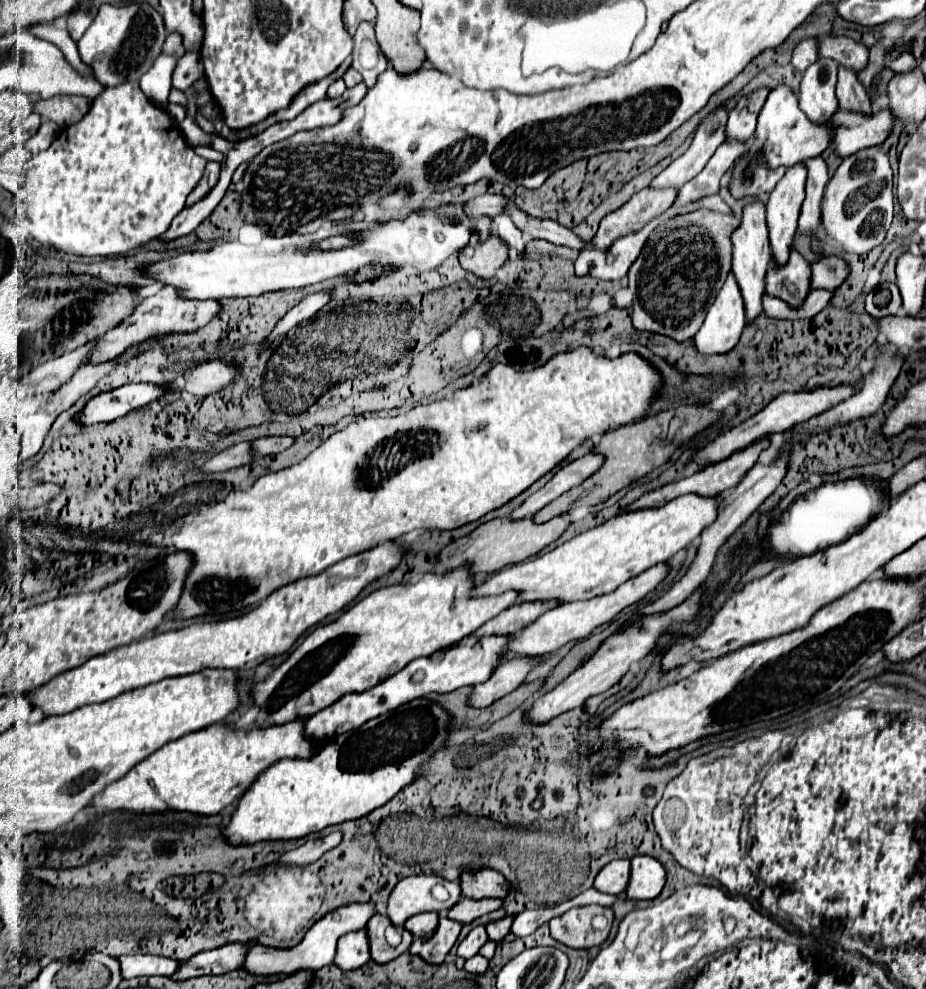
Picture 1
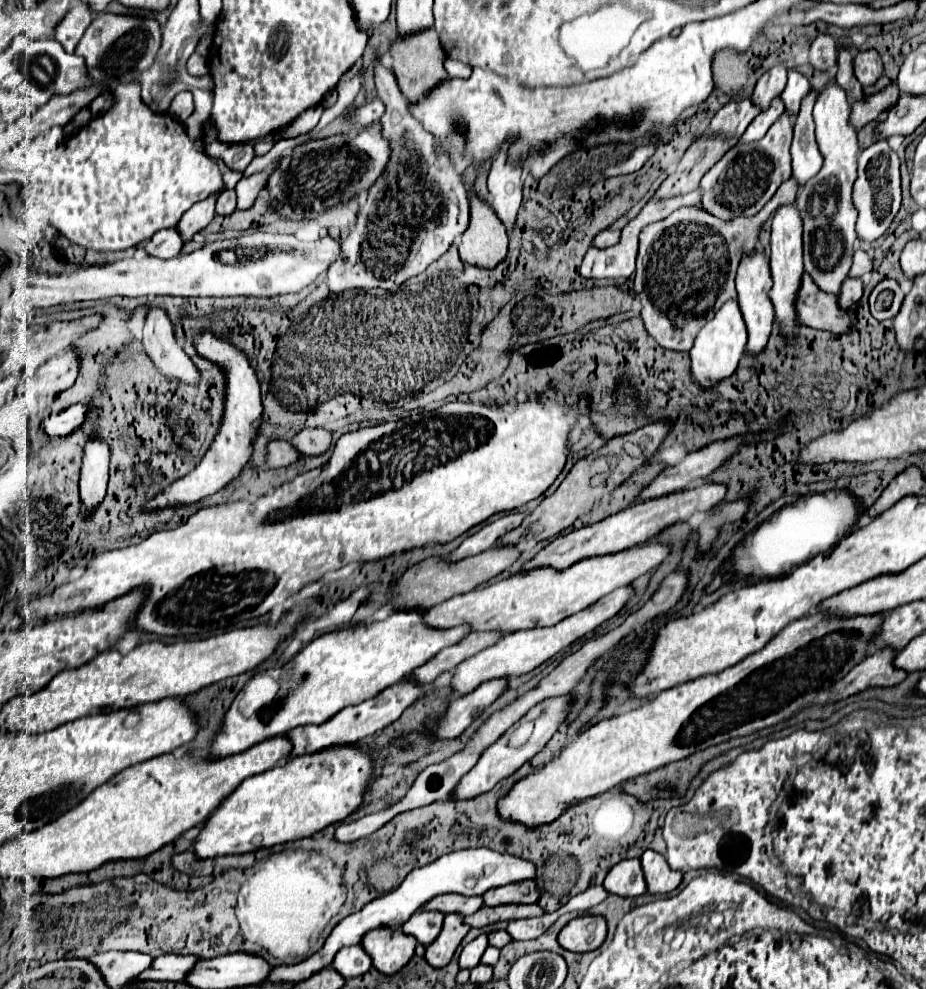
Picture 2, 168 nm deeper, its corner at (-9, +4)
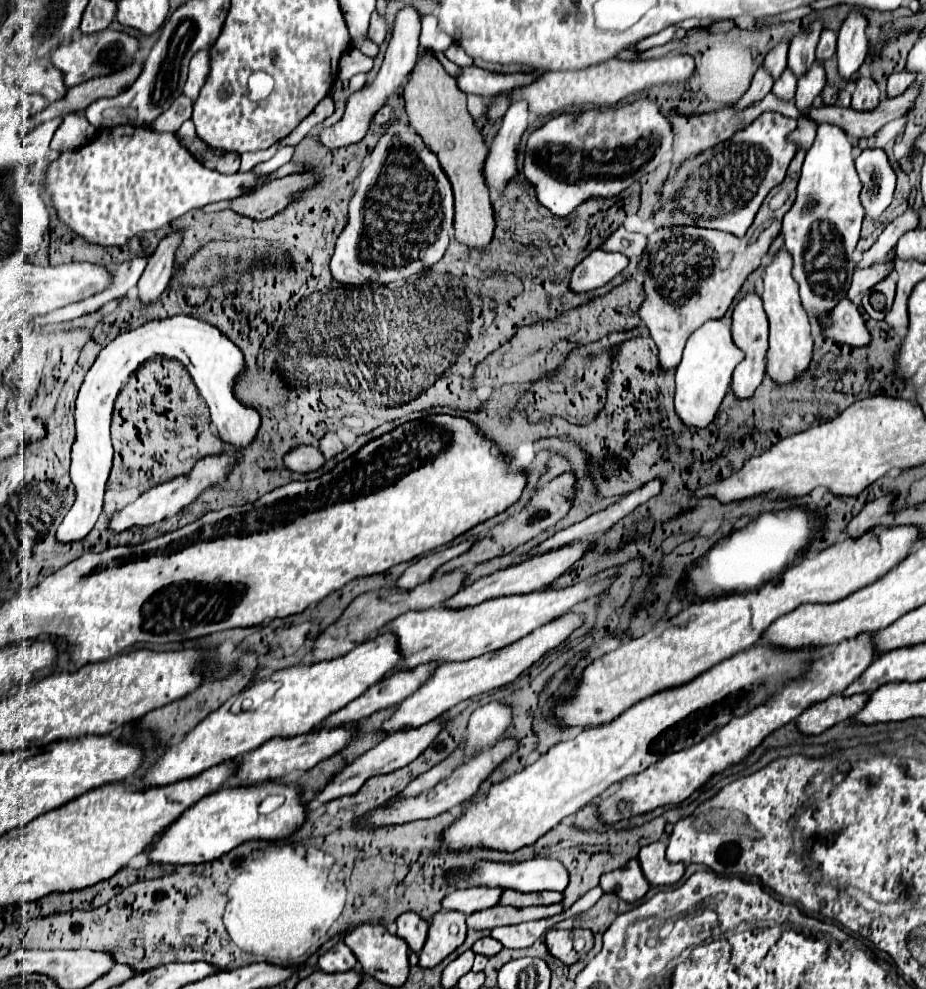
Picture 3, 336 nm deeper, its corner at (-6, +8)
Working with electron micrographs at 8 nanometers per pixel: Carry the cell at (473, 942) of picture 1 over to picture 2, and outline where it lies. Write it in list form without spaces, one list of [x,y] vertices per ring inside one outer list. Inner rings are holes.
[[[482,934],[476,940],[472,940],[470,944],[466,944],[464,950],[462,950],[462,954],[460,954],[460,960],[458,960],[460,970],[464,970],[464,968],[466,970],[472,970],[476,964],[480,964],[480,958],[482,958],[486,946],[488,946],[486,934]]]

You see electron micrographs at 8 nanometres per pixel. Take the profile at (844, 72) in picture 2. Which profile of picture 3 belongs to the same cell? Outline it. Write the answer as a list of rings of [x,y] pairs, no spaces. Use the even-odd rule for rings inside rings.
[[[851,12],[839,30],[837,66],[839,66],[841,78],[851,78],[859,70],[859,66],[863,64],[869,52],[865,28],[867,28],[865,16]]]

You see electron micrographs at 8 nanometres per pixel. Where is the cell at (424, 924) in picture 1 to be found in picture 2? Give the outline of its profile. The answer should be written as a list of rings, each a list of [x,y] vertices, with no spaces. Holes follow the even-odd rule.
[[[418,910],[404,926],[402,932],[408,936],[414,936],[422,946],[428,946],[436,940],[436,936],[442,930],[442,920],[444,914],[436,914],[436,912],[426,912],[426,910]]]

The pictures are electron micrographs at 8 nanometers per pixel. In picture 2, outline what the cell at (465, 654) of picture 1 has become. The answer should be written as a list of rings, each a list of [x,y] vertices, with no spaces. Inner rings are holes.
[[[398,682],[386,690],[382,690],[378,696],[364,700],[356,706],[348,706],[344,710],[340,710],[334,718],[330,718],[324,724],[318,726],[298,726],[294,730],[290,730],[286,736],[292,742],[292,752],[290,756],[300,756],[300,754],[316,754],[316,750],[326,750],[328,746],[344,746],[344,744],[356,744],[368,736],[372,736],[374,732],[390,726],[394,720],[400,718],[402,710],[410,706],[410,702],[414,702],[416,698],[420,698],[424,694],[424,686],[416,686],[414,682]]]

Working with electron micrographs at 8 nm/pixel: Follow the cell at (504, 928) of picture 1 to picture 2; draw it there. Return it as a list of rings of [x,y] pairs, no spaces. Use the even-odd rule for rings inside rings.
[[[490,932],[488,934],[488,946],[494,946],[494,948],[504,948],[512,938],[506,934],[506,932]]]

